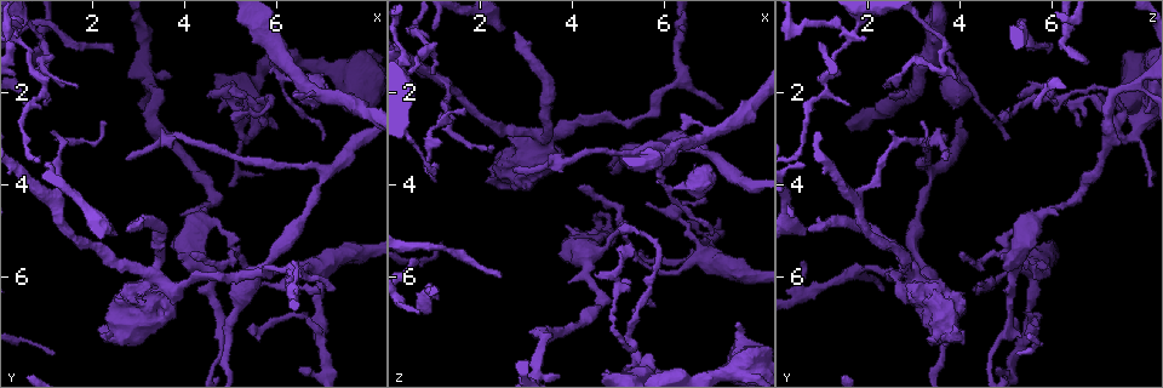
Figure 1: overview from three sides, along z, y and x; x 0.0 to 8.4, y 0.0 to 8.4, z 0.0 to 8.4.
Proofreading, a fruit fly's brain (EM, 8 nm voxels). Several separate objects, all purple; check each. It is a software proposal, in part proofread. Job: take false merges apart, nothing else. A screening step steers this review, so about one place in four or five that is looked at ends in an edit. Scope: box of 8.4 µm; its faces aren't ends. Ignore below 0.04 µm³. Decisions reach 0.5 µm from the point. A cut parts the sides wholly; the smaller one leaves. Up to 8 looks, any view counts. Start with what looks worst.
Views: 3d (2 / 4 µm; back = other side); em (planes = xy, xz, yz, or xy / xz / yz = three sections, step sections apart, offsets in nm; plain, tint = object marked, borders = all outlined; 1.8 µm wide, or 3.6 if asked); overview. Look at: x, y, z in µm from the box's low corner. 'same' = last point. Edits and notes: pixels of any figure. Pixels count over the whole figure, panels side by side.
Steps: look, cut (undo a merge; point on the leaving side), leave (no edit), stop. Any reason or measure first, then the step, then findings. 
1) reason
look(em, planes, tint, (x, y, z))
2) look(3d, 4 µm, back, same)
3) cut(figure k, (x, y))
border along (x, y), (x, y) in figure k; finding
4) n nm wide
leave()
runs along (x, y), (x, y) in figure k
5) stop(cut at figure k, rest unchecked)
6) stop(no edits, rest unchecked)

sharp bend
look(em, xz, step 8, tint, (5.20, 2.70, 7.40))

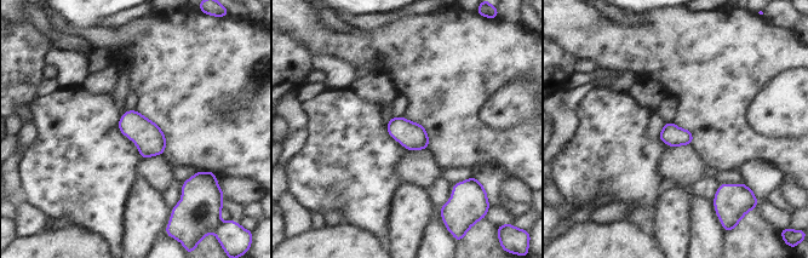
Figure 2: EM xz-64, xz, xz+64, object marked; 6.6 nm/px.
cut it another way
look(em, planes, tint, same)

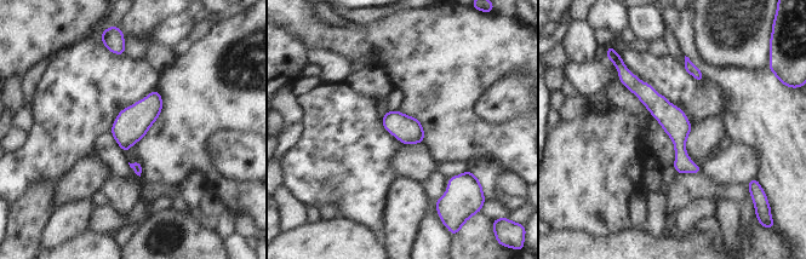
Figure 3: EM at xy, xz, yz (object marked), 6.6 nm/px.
leave()
runs along (626, 73), (697, 170) in figure 3; continuous, no second cell

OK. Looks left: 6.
arms part here
look(em, planes, plain, (3.25, 1.85, 7.80))

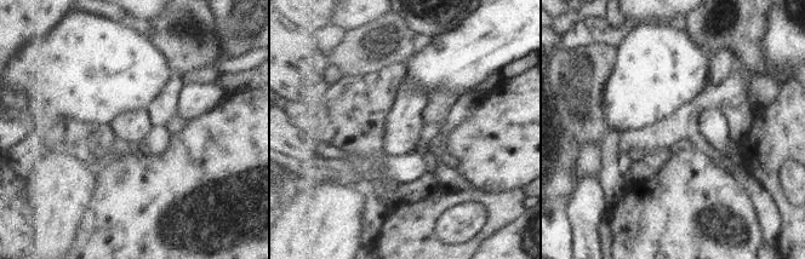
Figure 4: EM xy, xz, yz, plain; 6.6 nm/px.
look(em, planes, tint, same)

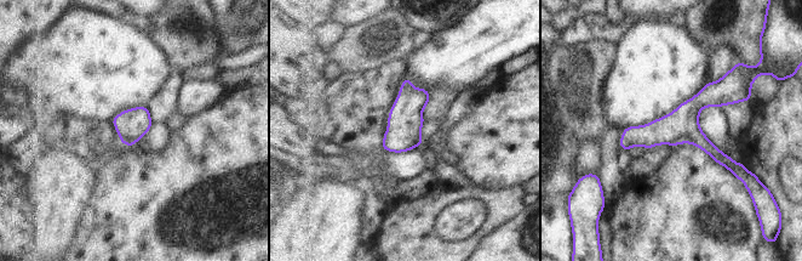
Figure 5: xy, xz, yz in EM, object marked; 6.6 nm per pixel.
leave()
runs along (738, 90), (624, 147) in figure 5; continuous, no second cell

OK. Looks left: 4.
thick turns thin
look(3d, 4 µm, (3.20, 6.25, 3.20))

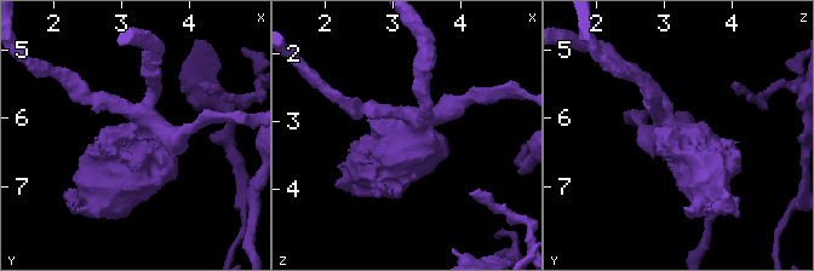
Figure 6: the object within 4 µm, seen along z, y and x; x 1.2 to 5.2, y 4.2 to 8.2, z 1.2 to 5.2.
need the tissue
look(em, 3.6 µm, planes, borders, (3.25, 6.30, 3.25))

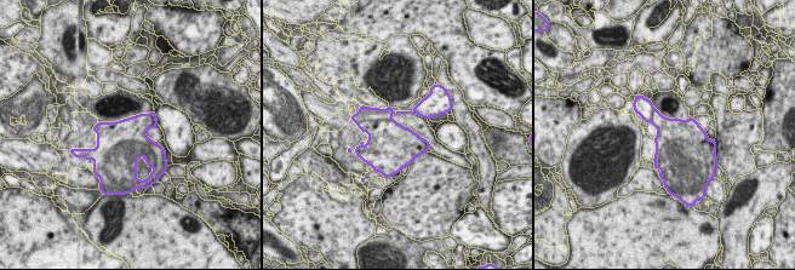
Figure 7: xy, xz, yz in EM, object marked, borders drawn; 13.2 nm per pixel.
600 nm wide
cut(figure 7, (665, 126))
a second cell is stuck on

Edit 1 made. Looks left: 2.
stop(cut at figure 7, rest unchecked)

